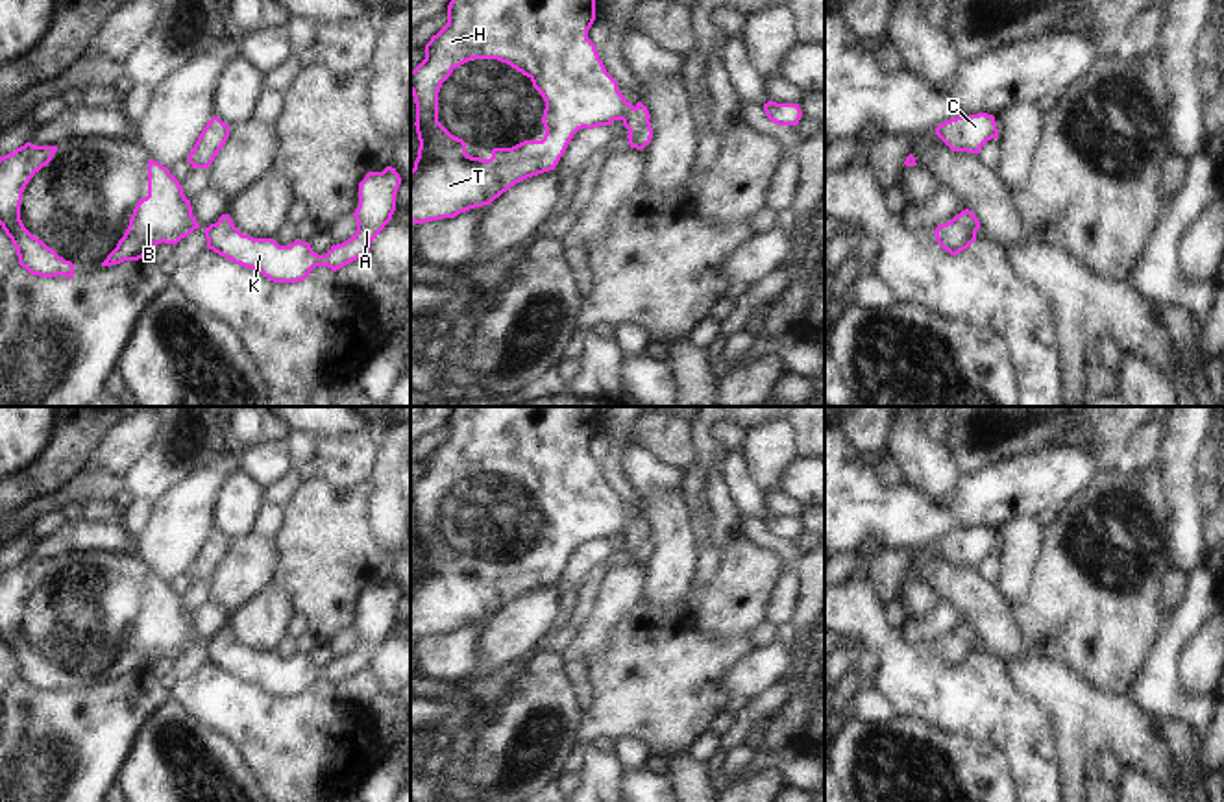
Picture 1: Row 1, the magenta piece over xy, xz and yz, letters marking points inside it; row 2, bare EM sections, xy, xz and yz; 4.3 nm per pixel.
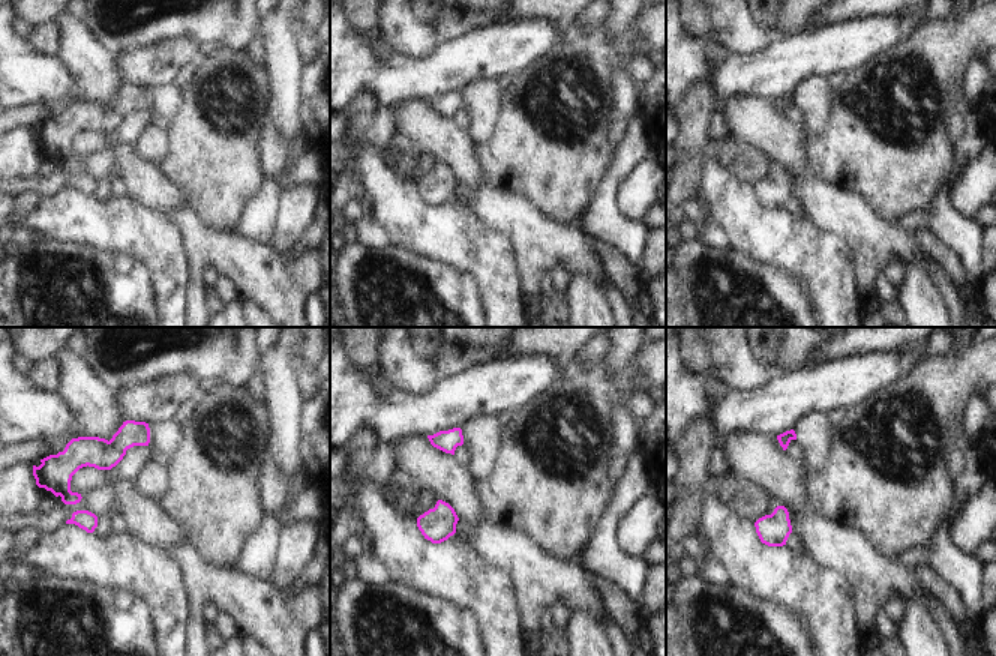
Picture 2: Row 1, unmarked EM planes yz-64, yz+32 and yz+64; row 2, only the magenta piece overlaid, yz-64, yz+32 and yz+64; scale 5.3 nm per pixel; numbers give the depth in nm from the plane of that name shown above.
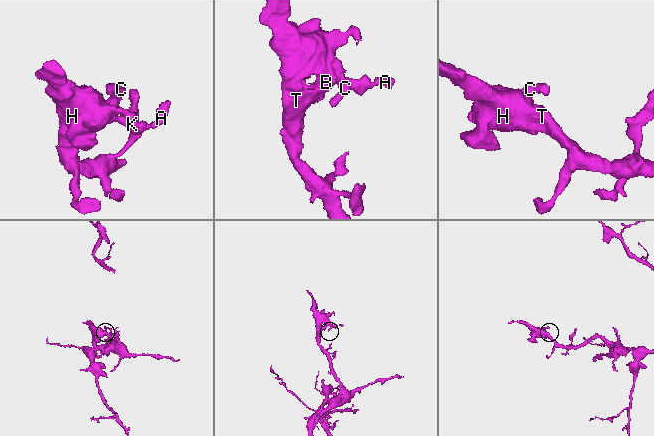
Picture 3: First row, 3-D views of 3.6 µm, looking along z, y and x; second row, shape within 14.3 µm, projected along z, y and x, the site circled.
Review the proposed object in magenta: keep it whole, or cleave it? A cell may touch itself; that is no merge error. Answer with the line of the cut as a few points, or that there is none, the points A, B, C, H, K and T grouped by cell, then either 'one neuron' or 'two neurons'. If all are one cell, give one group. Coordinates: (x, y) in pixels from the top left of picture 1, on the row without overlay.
cut none; groups A B C H K T; one neuron

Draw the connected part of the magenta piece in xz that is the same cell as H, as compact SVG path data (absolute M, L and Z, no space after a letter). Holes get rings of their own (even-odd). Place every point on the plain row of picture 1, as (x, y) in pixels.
M453 407L447 438L425 458L425 473L410 484L416 517L418 571L410 584L410 636L425 638L455 632L490 619L516 597L555 584L573 549L586 541L621 534L630 562L643 564L651 553L651 529L638 516L629 517L618 495L606 486L588 444L595 434L599 407ZM471 473L497 473L532 495L545 516L542 554L523 554L512 562L494 562L490 573L466 567L466 556L438 536L438 506L451 486Z

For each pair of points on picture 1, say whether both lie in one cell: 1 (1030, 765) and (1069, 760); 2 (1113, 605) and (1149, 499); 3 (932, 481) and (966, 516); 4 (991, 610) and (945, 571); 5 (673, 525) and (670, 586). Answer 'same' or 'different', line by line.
1: different
2: same
3: different
4: same
5: same

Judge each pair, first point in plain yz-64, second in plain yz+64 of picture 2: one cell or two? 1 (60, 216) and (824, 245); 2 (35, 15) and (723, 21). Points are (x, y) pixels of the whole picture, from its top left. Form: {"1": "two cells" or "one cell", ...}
{"1": "one cell", "2": "two cells"}

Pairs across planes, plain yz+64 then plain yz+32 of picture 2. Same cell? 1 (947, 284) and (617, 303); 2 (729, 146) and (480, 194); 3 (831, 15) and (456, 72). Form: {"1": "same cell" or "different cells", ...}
{"1": "same cell", "2": "same cell", "3": "different cells"}

